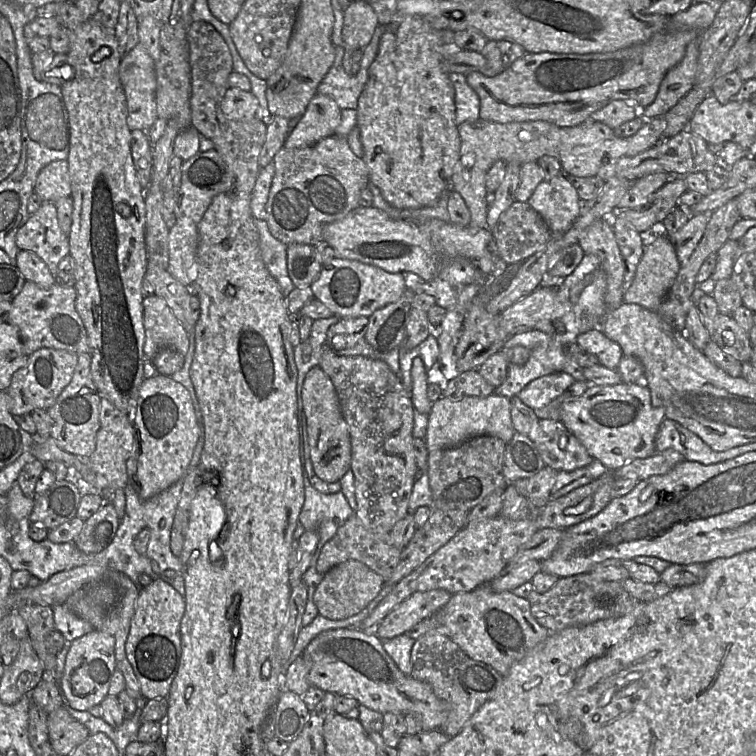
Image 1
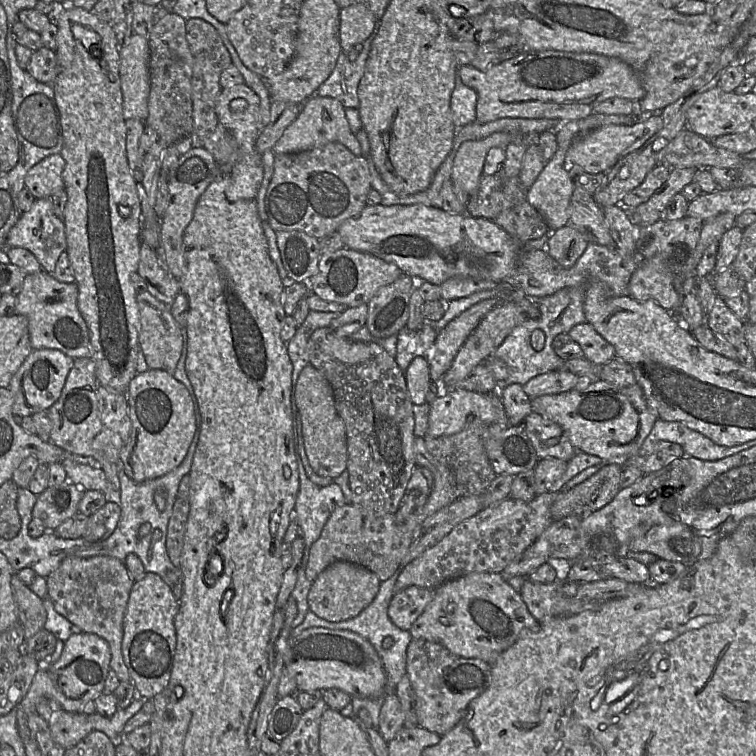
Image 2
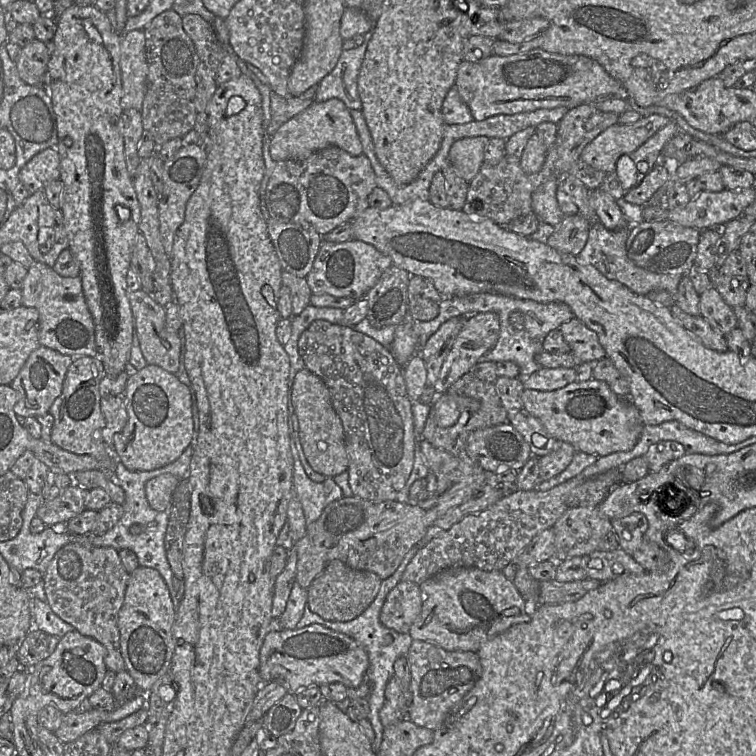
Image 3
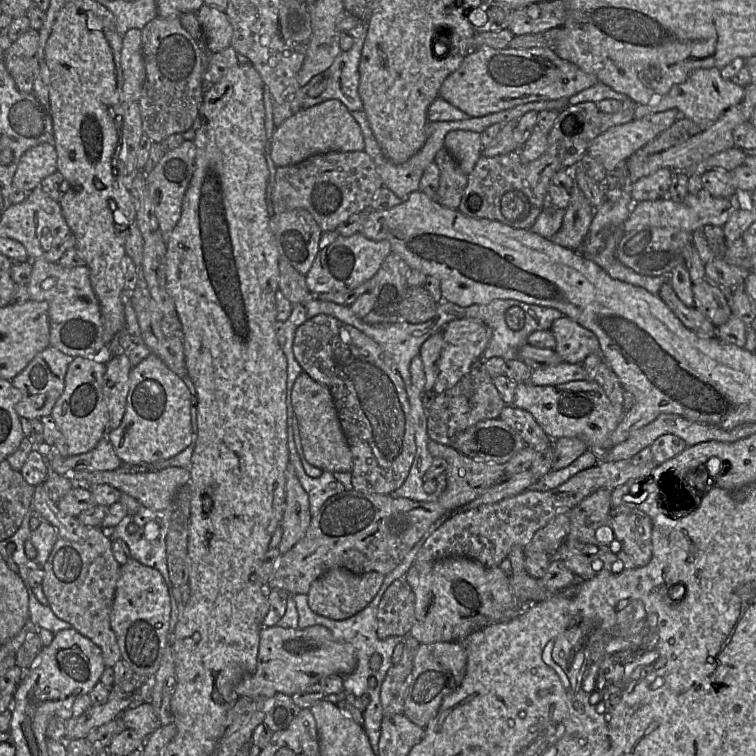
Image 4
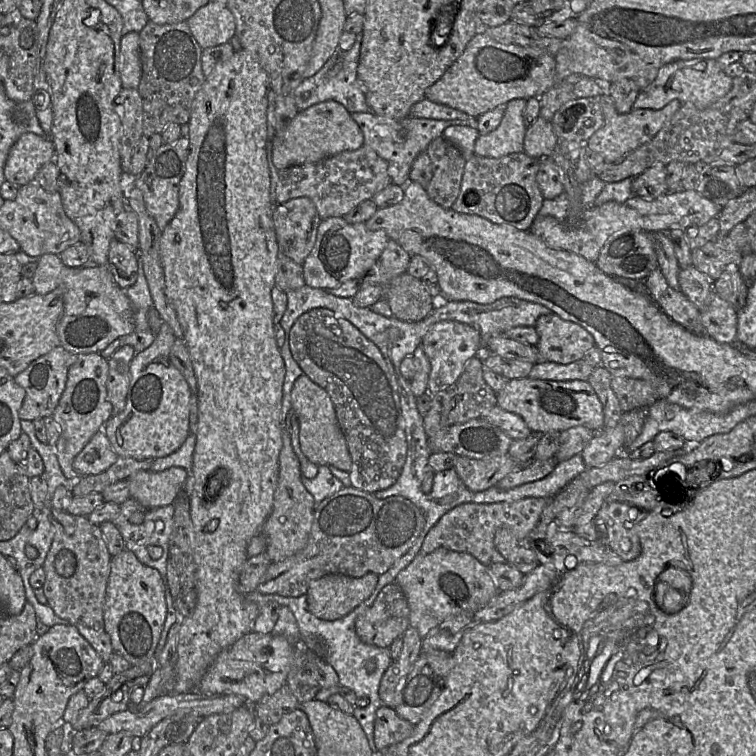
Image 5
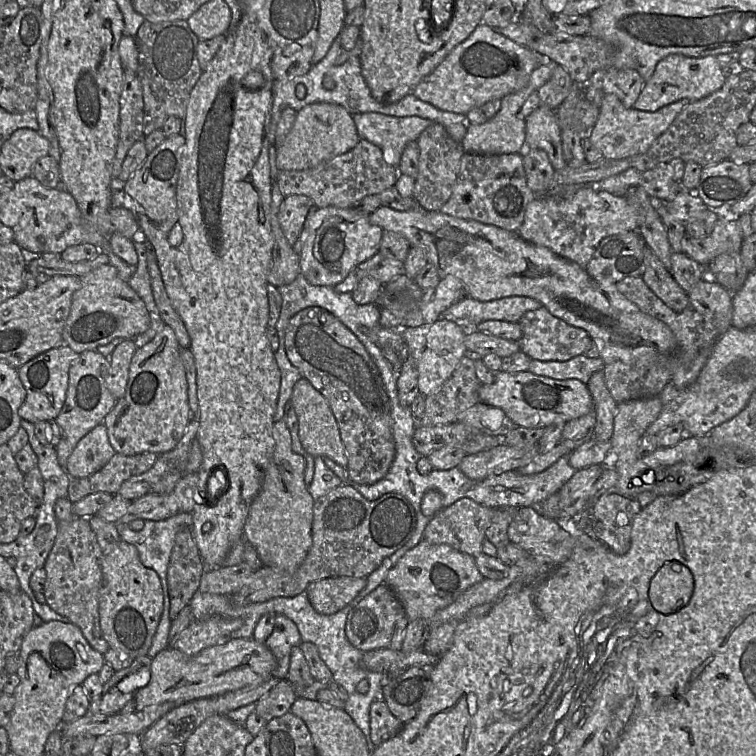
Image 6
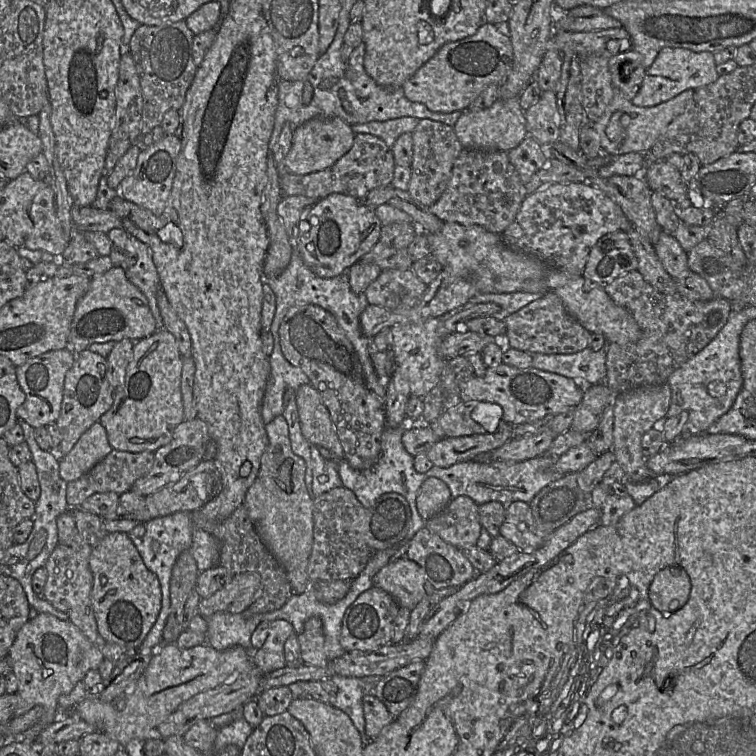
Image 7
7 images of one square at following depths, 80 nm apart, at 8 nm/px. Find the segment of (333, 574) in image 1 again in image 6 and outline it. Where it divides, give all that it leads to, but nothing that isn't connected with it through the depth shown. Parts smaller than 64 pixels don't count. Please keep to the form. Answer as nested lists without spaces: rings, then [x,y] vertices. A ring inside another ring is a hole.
[[[331,577],[311,582],[306,589],[312,607],[320,614],[335,614],[366,586],[366,577]]]

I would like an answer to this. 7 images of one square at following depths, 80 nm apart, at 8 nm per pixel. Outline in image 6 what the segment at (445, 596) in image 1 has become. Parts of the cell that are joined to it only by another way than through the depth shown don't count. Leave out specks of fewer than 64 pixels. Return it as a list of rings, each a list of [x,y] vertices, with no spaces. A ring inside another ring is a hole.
[[[381,584],[348,613],[345,635],[348,641],[363,653],[389,648],[396,623],[405,616],[405,610],[395,593],[387,585]]]

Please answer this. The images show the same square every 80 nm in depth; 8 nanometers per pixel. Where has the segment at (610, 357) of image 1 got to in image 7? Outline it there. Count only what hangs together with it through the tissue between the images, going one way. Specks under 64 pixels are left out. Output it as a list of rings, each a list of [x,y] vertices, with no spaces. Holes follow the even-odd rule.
[[[553,292],[545,293],[507,316],[503,322],[506,327],[503,337],[505,345],[530,354],[573,354],[590,345],[591,333],[568,313],[561,299]]]

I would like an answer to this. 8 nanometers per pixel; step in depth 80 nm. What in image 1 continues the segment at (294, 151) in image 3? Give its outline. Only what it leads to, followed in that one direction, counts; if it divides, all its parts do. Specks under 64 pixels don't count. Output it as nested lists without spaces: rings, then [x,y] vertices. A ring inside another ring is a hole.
[[[316,94],[295,128],[287,135],[284,148],[299,149],[311,146],[336,134],[341,123],[341,109],[330,97]]]

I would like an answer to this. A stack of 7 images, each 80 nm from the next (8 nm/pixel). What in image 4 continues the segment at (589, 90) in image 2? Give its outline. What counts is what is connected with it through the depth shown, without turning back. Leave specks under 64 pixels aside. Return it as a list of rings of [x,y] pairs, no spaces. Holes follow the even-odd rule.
[[[482,46],[472,50],[465,57],[459,68],[444,80],[439,91],[439,97],[442,97],[471,117],[481,117],[529,102],[569,99],[598,82],[596,76],[582,71],[578,66],[567,60],[561,59],[551,47],[494,49],[489,46]]]

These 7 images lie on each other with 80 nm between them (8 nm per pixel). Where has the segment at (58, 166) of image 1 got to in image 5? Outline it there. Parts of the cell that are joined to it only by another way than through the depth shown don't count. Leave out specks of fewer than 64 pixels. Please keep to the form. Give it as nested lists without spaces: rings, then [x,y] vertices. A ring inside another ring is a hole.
[[[24,133],[8,153],[4,166],[5,179],[16,186],[26,185],[34,180],[45,163],[55,161],[55,155],[55,146],[49,137]]]

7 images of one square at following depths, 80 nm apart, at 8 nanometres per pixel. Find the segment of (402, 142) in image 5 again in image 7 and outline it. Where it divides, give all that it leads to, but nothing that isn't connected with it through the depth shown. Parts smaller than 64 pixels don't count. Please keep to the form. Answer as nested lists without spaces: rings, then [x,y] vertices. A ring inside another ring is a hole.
[[[405,116],[386,121],[371,121],[363,124],[351,125],[354,133],[372,134],[381,138],[392,149],[398,137],[404,133],[412,133],[420,119]]]

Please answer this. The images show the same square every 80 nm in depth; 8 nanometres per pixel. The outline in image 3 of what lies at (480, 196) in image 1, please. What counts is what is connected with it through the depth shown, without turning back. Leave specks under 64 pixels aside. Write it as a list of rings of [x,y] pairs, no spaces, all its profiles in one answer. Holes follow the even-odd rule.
[[[651,114],[632,124],[612,125],[584,147],[580,159],[597,170],[611,173],[621,156],[636,151],[670,120],[664,115]],[[486,136],[467,137],[451,146],[449,163],[466,182],[472,181],[484,163],[484,151],[489,140]]]

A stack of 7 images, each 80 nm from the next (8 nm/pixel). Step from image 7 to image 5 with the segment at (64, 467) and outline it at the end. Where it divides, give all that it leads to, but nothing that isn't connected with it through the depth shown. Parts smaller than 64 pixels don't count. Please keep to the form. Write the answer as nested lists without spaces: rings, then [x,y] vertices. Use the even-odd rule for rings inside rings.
[[[103,428],[93,435],[74,458],[72,467],[81,476],[97,475],[113,465],[118,457]]]

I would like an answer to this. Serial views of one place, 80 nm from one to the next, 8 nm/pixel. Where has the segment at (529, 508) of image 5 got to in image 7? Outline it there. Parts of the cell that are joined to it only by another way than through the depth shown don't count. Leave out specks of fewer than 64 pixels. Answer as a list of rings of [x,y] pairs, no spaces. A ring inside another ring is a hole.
[[[468,496],[451,499],[425,527],[459,550],[476,545],[481,532],[478,505]]]

